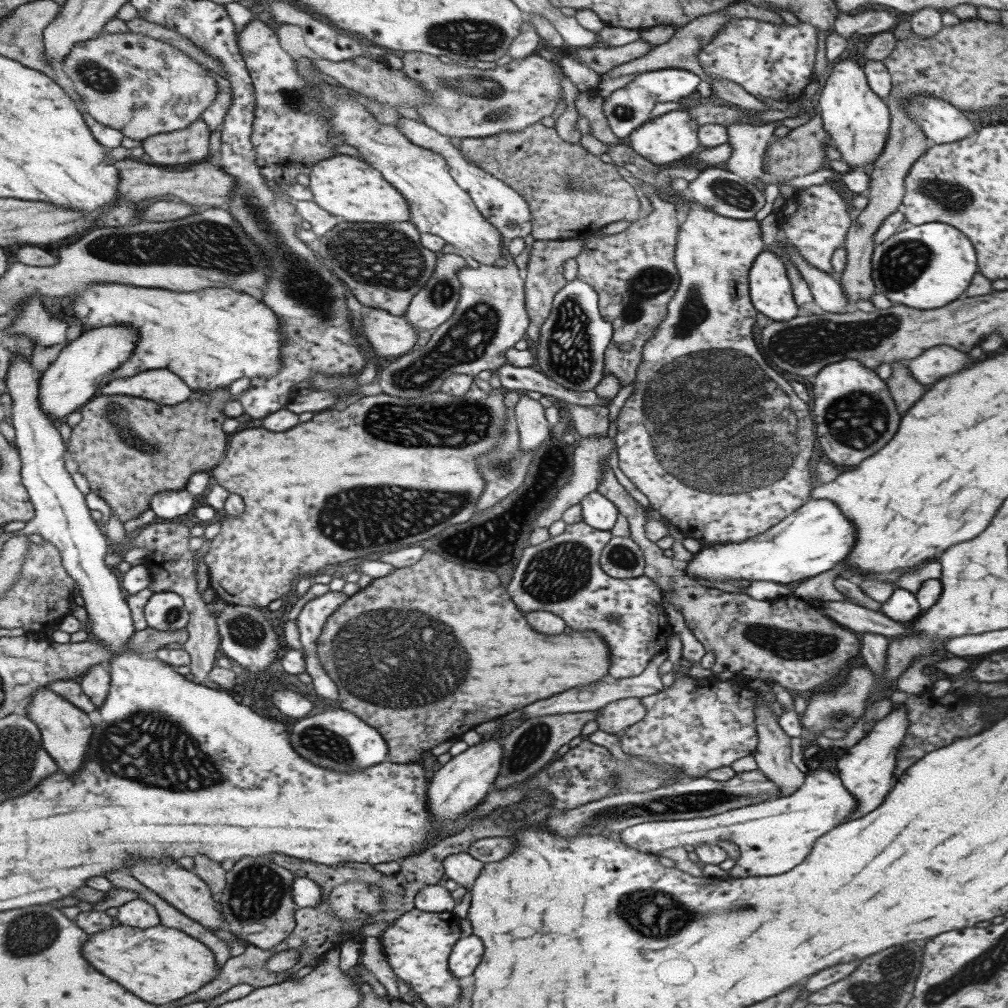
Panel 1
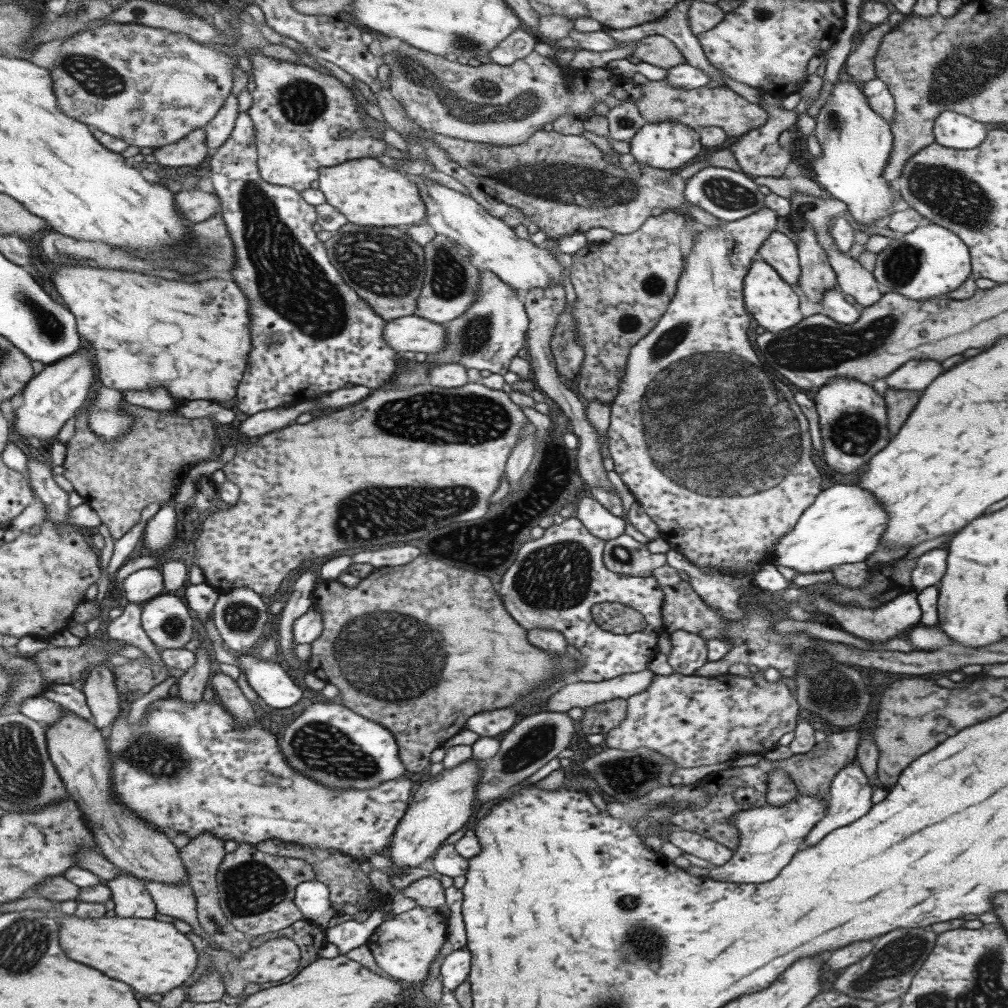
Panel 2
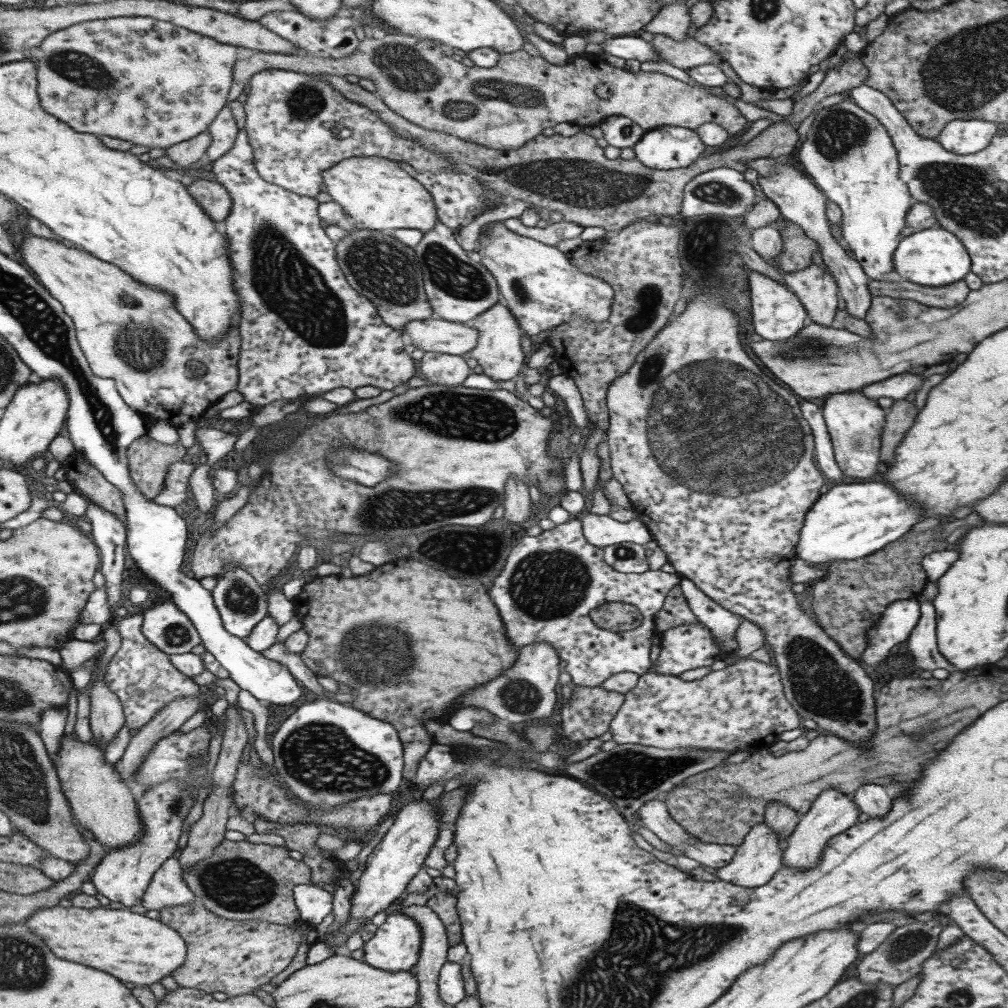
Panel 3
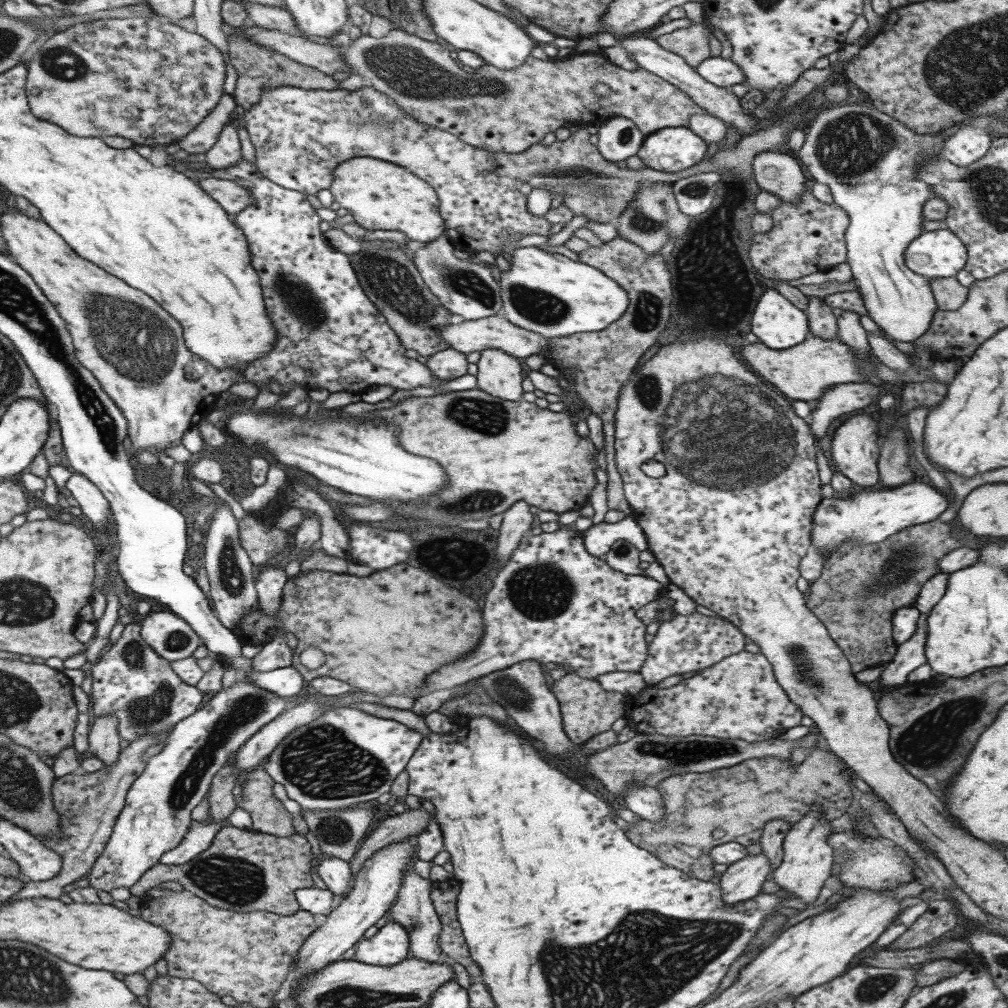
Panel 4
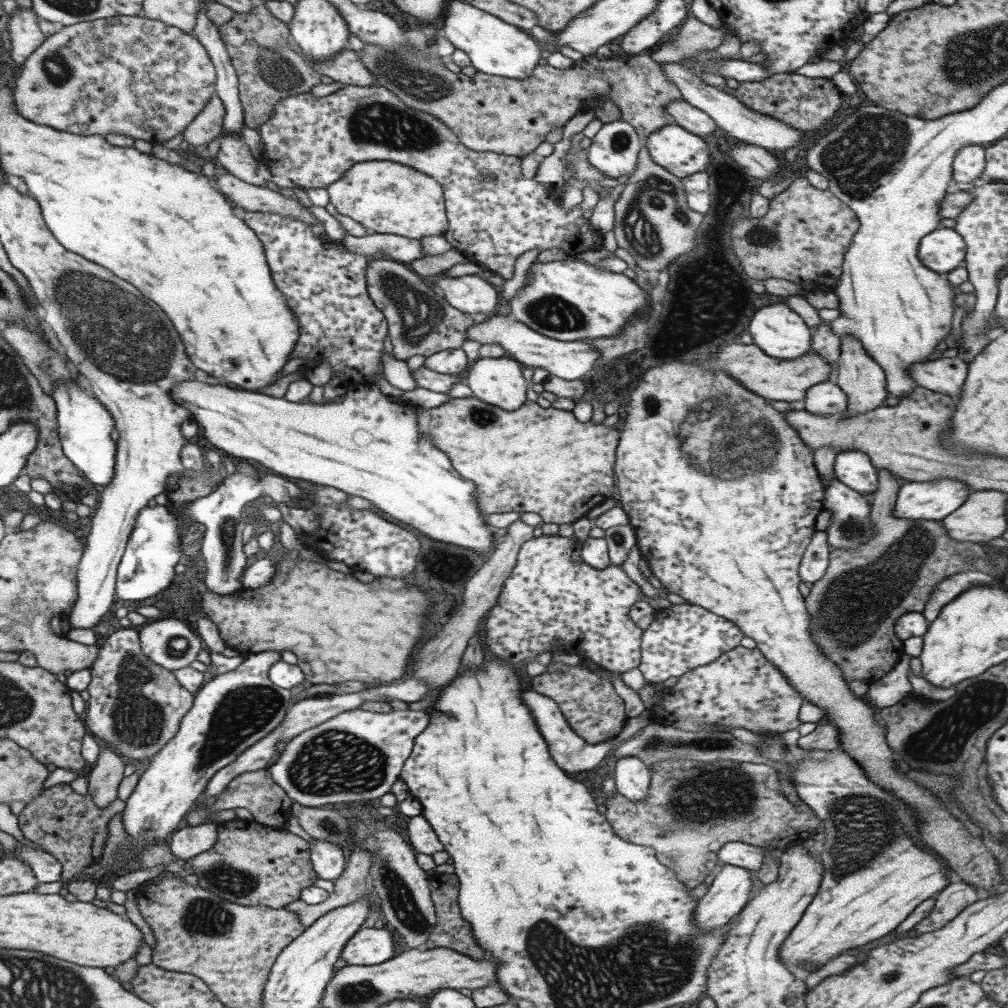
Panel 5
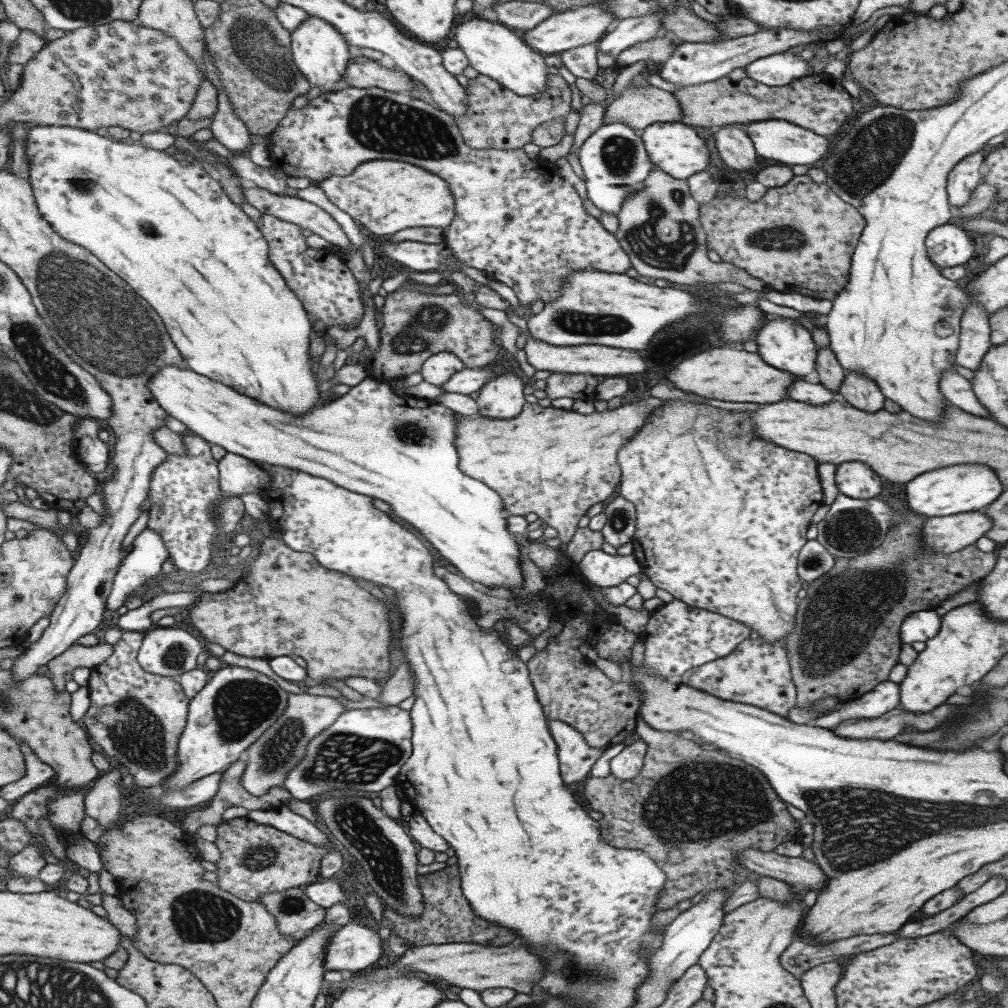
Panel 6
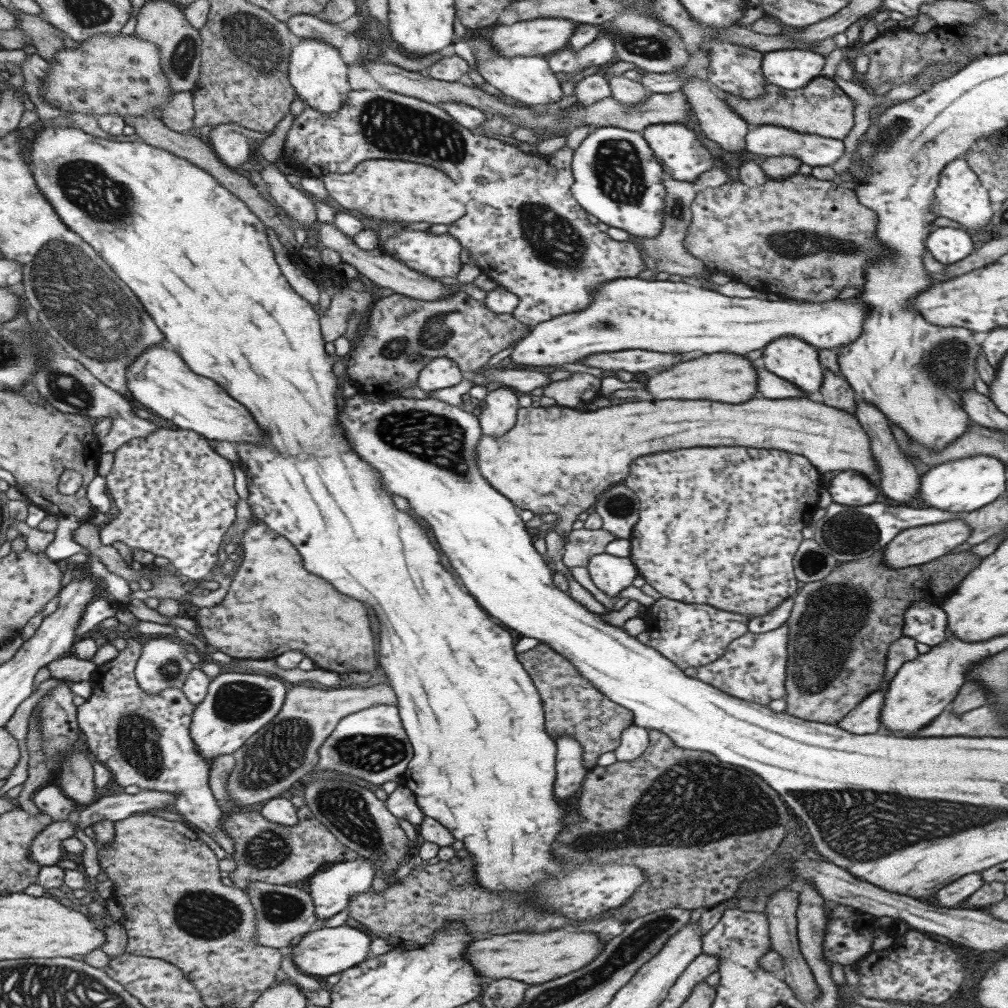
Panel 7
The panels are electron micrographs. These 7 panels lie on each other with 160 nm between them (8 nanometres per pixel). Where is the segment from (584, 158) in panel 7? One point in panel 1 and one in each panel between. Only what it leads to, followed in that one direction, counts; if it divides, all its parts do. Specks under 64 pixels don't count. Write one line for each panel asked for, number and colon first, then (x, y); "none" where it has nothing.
1: (626, 108)
2: (624, 120)
3: (619, 131)
4: (618, 138)
5: (613, 149)
6: (615, 164)

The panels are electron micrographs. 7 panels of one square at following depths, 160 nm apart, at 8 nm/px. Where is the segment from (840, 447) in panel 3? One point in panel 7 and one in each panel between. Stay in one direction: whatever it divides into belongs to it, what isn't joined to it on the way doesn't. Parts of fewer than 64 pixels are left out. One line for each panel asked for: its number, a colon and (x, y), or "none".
4: (854, 445)
5: (852, 468)
6: (853, 479)
7: (851, 488)

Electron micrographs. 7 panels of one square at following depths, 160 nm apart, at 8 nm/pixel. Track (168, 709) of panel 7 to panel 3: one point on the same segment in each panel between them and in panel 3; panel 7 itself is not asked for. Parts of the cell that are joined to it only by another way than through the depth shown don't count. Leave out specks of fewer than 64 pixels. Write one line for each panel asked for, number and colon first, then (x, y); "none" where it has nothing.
3: (141, 677)
4: (129, 681)
5: (135, 706)
6: (133, 716)

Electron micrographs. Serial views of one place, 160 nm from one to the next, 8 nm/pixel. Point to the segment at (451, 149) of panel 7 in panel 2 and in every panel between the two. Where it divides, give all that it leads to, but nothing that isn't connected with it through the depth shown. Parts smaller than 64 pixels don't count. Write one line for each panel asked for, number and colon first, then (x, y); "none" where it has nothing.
2: (293, 107)
3: (288, 115)
4: (299, 136)
5: (493, 214)
6: (516, 219)

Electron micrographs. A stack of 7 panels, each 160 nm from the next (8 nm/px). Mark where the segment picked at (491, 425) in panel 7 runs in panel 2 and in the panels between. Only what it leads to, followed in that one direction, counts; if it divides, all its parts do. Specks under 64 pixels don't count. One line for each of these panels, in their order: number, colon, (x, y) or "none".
2: (487, 337)
3: (497, 350)
4: (499, 374)
5: (497, 381)
6: (500, 397)

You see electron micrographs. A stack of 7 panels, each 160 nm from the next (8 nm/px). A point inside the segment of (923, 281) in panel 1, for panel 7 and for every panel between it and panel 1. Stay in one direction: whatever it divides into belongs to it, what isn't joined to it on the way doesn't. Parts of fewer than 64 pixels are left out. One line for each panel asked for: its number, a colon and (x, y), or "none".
2: (930, 261)
3: (930, 257)
4: (937, 254)
5: (942, 250)
6: (946, 245)
7: (947, 245)

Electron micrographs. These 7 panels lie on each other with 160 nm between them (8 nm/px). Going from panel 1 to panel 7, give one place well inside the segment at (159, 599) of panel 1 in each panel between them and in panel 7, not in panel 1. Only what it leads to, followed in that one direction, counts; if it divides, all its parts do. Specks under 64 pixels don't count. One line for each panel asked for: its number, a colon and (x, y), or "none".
2: (165, 619)
3: (164, 625)
4: (171, 638)
5: (167, 642)
6: (168, 652)
7: (162, 664)

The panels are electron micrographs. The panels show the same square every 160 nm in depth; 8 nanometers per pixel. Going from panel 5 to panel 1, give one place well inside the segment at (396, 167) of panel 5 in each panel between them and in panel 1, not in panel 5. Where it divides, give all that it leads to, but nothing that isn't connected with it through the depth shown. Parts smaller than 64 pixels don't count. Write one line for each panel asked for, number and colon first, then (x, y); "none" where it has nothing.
1: (343, 185)
2: (367, 193)
3: (376, 193)
4: (380, 195)

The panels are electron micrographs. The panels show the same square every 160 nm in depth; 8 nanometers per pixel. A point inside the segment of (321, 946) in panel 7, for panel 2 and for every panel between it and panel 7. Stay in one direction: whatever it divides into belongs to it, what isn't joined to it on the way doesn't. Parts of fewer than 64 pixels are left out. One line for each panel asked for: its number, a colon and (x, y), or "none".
2: (403, 946)
3: (395, 945)
4: (389, 945)
5: (369, 946)
6: (352, 947)

